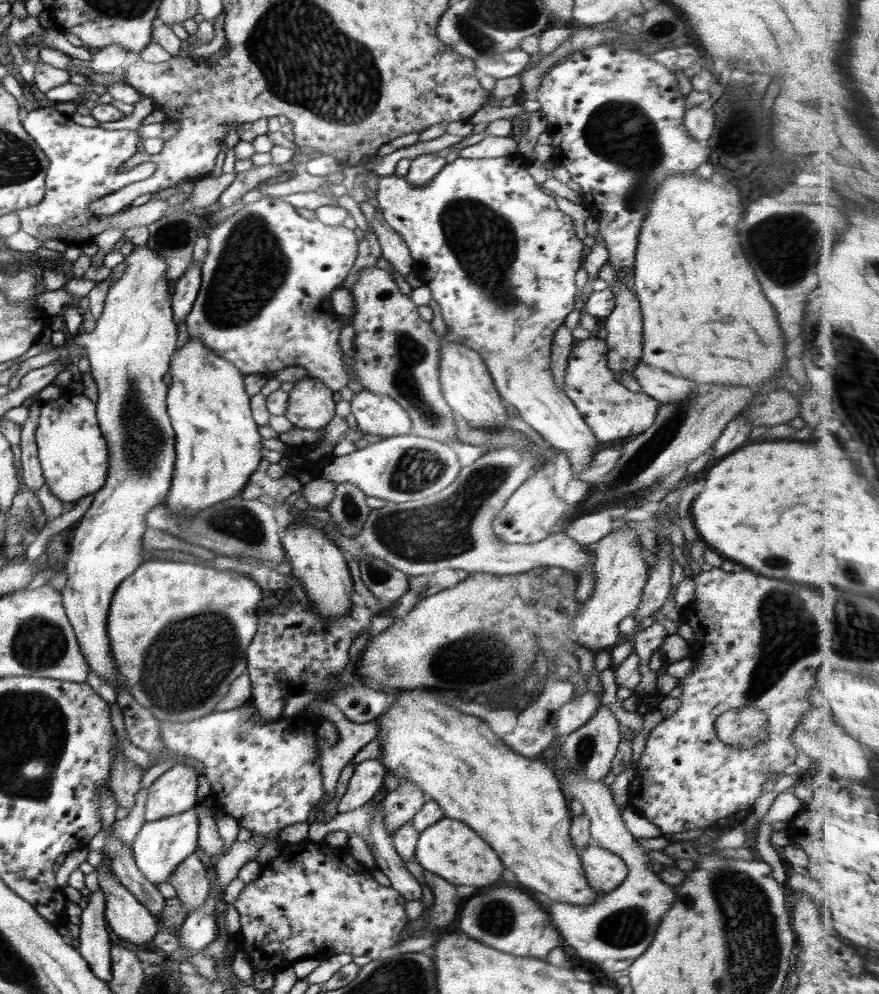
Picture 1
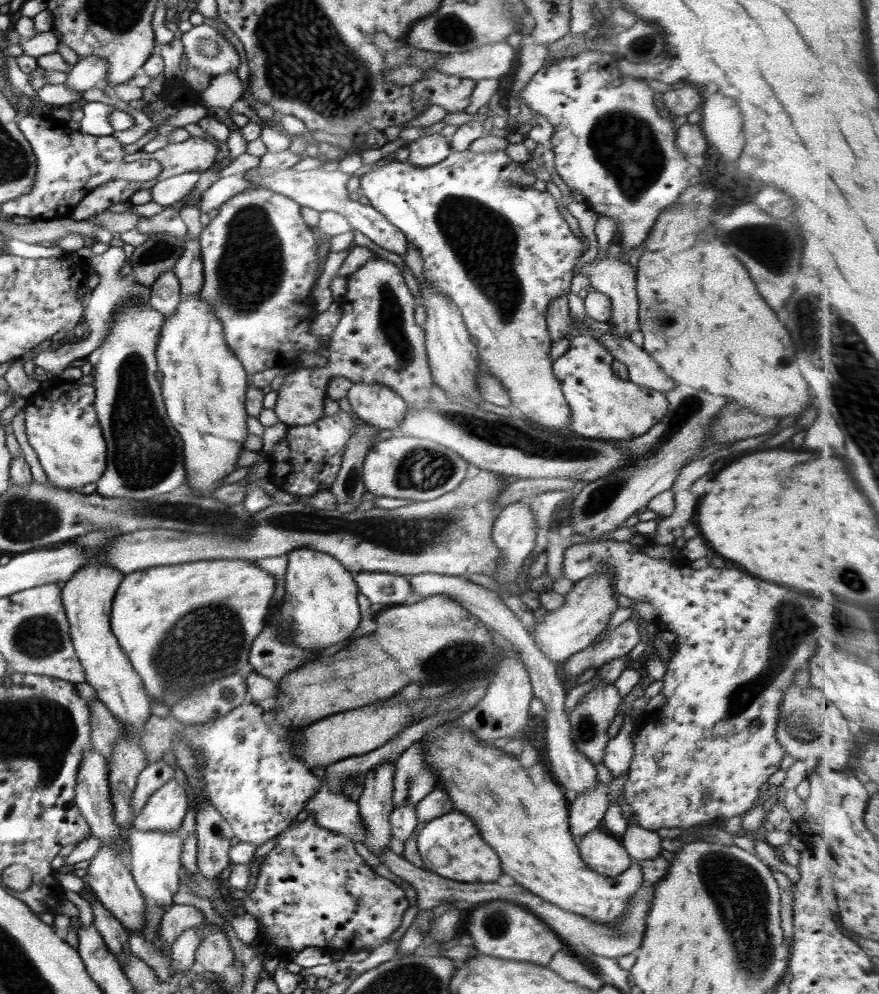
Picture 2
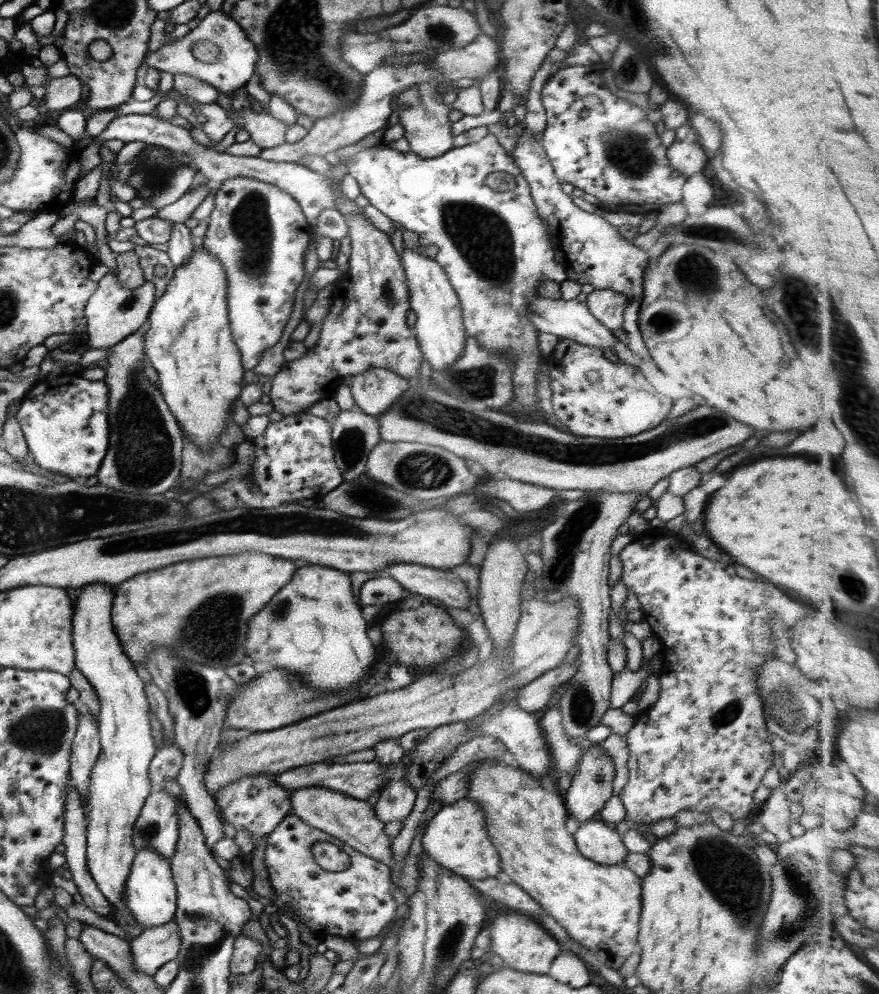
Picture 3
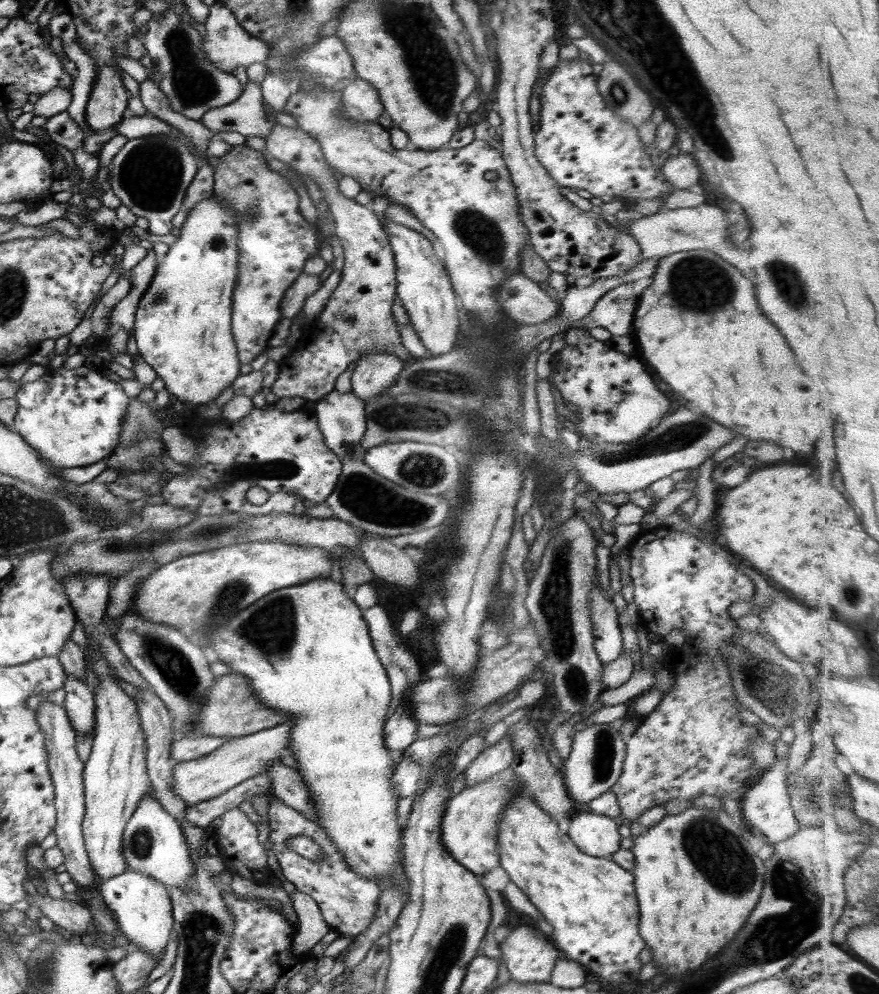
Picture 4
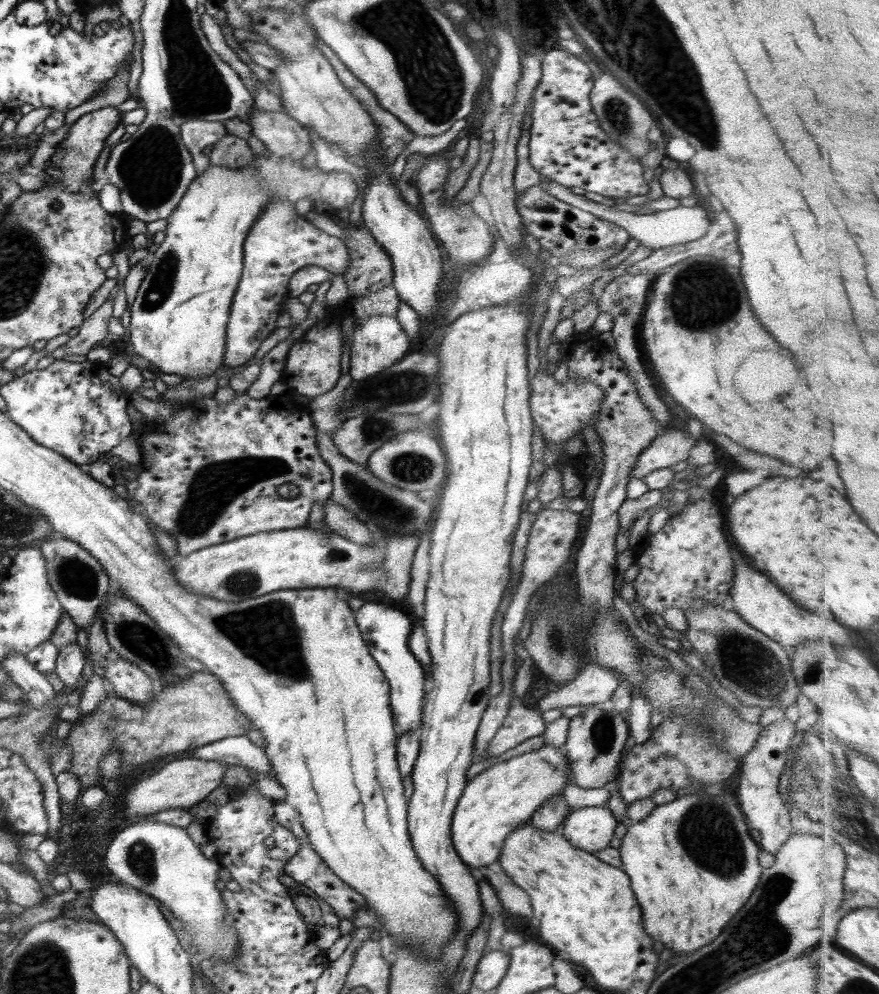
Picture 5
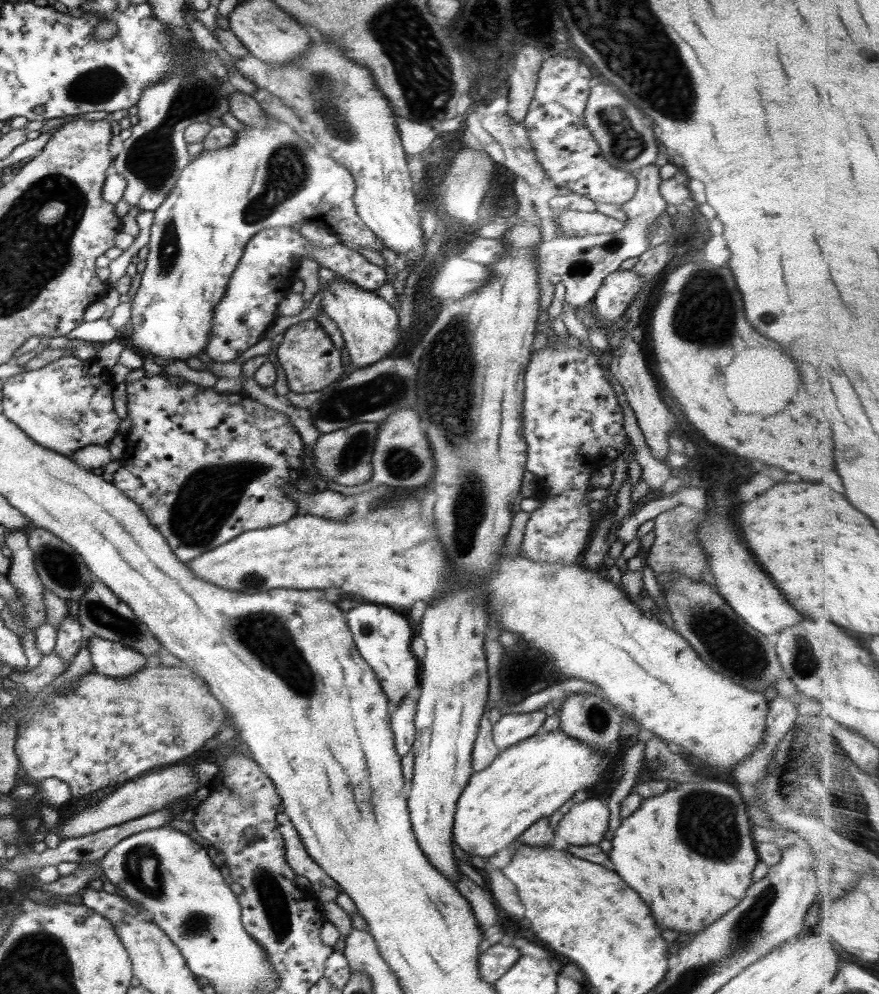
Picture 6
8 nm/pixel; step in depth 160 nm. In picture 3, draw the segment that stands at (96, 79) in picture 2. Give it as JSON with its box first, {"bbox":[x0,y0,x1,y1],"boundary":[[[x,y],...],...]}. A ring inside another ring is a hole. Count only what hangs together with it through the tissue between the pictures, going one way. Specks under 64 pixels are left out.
{"bbox":[46,73,83,110],"boundary":[[[72,73],[64,78],[50,79],[46,86],[46,105],[52,110],[68,110],[81,98],[83,83]]]}

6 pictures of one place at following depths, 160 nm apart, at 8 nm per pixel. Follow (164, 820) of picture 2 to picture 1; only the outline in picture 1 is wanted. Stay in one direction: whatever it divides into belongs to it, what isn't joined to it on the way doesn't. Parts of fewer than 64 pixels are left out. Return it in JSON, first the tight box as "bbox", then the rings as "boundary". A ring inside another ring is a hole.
{"bbox":[145,763,198,822],"boundary":[[[177,763],[147,788],[145,820],[152,822],[190,810],[197,804],[198,774],[188,764]]]}

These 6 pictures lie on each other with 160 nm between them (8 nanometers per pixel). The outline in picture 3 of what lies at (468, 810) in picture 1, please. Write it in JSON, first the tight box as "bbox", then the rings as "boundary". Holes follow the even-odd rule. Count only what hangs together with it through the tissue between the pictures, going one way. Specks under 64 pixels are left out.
{"bbox":[467,759,643,971],"boundary":[[[508,759],[502,763],[484,763],[474,769],[467,797],[483,808],[490,840],[500,854],[502,872],[506,872],[526,894],[530,894],[552,918],[556,918],[558,924],[566,928],[570,938],[578,940],[578,944],[592,950],[600,962],[618,971],[626,958],[638,950],[636,936],[640,930],[640,884],[643,880],[623,864],[598,864],[580,854],[574,835],[568,834],[566,830],[569,814],[564,797],[560,796],[559,791],[548,792],[543,789],[540,780],[522,772]]]}

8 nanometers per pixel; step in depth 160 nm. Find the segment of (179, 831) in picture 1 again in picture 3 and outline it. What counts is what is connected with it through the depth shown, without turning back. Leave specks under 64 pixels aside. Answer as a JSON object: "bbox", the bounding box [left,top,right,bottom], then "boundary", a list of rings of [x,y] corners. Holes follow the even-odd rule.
{"bbox":[123,849,177,930],"boundary":[[[154,849],[135,851],[123,900],[139,925],[143,926],[143,930],[165,925],[174,919],[177,909],[177,888],[172,878],[170,863],[162,855],[155,853]]]}

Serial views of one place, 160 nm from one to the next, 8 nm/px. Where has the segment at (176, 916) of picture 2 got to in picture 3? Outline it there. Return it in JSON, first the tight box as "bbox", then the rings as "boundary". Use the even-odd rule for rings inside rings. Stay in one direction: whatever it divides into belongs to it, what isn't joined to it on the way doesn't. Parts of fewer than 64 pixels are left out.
{"bbox":[130,919,181,978],"boundary":[[[172,919],[165,925],[144,929],[130,944],[136,974],[153,978],[163,964],[177,958],[181,945],[179,926]]]}

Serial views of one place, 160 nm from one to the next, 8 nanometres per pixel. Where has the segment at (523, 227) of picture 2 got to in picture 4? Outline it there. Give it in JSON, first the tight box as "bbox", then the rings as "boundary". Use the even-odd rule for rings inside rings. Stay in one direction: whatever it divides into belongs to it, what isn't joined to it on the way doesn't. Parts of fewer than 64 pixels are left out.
{"bbox":[285,82,529,328],"boundary":[[[322,82],[310,91],[298,91],[290,96],[285,110],[300,129],[316,138],[320,143],[326,163],[336,170],[338,176],[350,176],[357,180],[362,190],[372,195],[383,194],[390,204],[399,204],[411,210],[420,222],[434,233],[446,252],[445,269],[451,280],[455,296],[462,301],[462,314],[468,312],[472,318],[483,320],[484,326],[506,328],[506,314],[496,302],[497,286],[511,274],[521,272],[519,250],[529,242],[529,230],[519,217],[519,202],[509,170],[501,158],[499,148],[489,139],[474,139],[470,144],[452,149],[449,146],[436,151],[420,151],[414,148],[394,150],[389,131],[380,123],[356,122],[341,115],[342,95],[327,89]],[[488,170],[498,172],[498,180],[488,182],[484,174]]]}

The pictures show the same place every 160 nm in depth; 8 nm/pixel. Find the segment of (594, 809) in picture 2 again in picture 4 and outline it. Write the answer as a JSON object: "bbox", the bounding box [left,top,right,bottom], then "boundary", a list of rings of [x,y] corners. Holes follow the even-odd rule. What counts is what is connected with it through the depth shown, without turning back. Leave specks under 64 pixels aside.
{"bbox":[563,724,626,804],"boundary":[[[593,724],[582,731],[575,731],[570,754],[564,764],[563,781],[569,795],[578,804],[586,804],[604,794],[622,775],[626,746],[618,724]]]}

